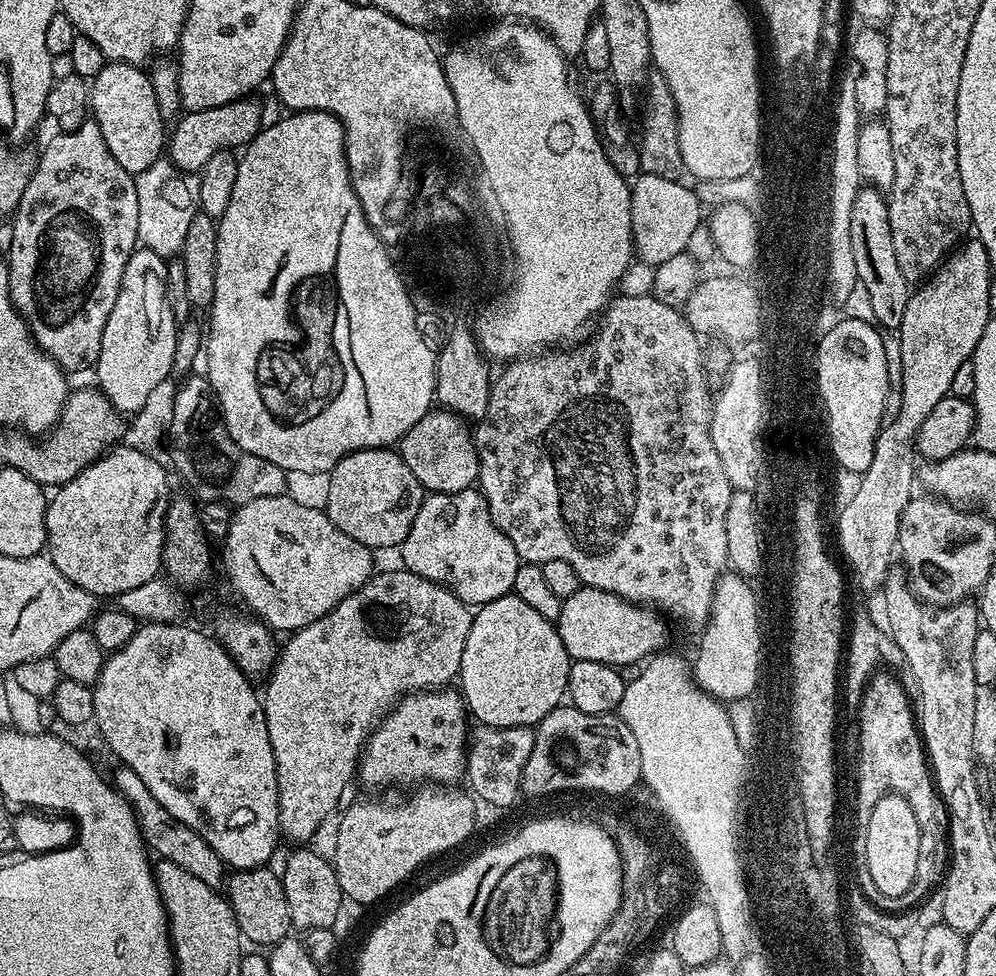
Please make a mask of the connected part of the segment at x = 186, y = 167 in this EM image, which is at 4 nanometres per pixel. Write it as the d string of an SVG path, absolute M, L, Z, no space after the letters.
M247 96L240 100L232 100L222 106L211 107L210 110L187 111L179 117L173 134L168 140L168 158L183 173L199 173L206 162L219 150L244 148L253 140L264 126L264 112L261 104Z

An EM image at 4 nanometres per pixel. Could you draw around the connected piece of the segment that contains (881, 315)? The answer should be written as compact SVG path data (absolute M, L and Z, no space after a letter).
M864 186L857 193L853 209L850 210L850 239L857 278L870 293L875 323L884 330L899 329L910 295L910 282L902 278L902 269L898 267L898 254L894 254L894 238L890 238L888 202L881 189Z

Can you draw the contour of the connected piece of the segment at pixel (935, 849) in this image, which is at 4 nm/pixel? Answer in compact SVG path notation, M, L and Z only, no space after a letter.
M878 672L868 681L858 705L860 722L858 728L858 762L856 764L856 790L854 792L854 814L856 816L856 838L862 840L869 825L871 811L878 799L887 793L898 793L907 799L914 816L918 818L920 841L918 842L918 874L910 890L901 896L883 896L873 906L885 913L906 913L921 901L928 899L932 888L943 881L950 859L948 846L948 812L939 802L932 779L927 753L920 739L915 722L911 699L906 696L901 684L888 672Z

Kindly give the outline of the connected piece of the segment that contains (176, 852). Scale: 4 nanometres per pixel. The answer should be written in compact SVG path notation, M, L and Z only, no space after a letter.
M123 766L117 767L117 769L114 787L126 798L126 802L130 802L145 845L159 859L174 862L174 866L182 866L182 870L194 874L194 878L206 882L206 886L217 890L223 889L226 883L226 865L224 859L218 854L214 854L214 850L210 850L206 838L202 838L194 830L190 830L190 826L179 824L160 805L158 798L154 798L154 794L150 794L150 790L146 790L146 782L142 782L142 778L138 778L138 774L134 774L134 770Z

